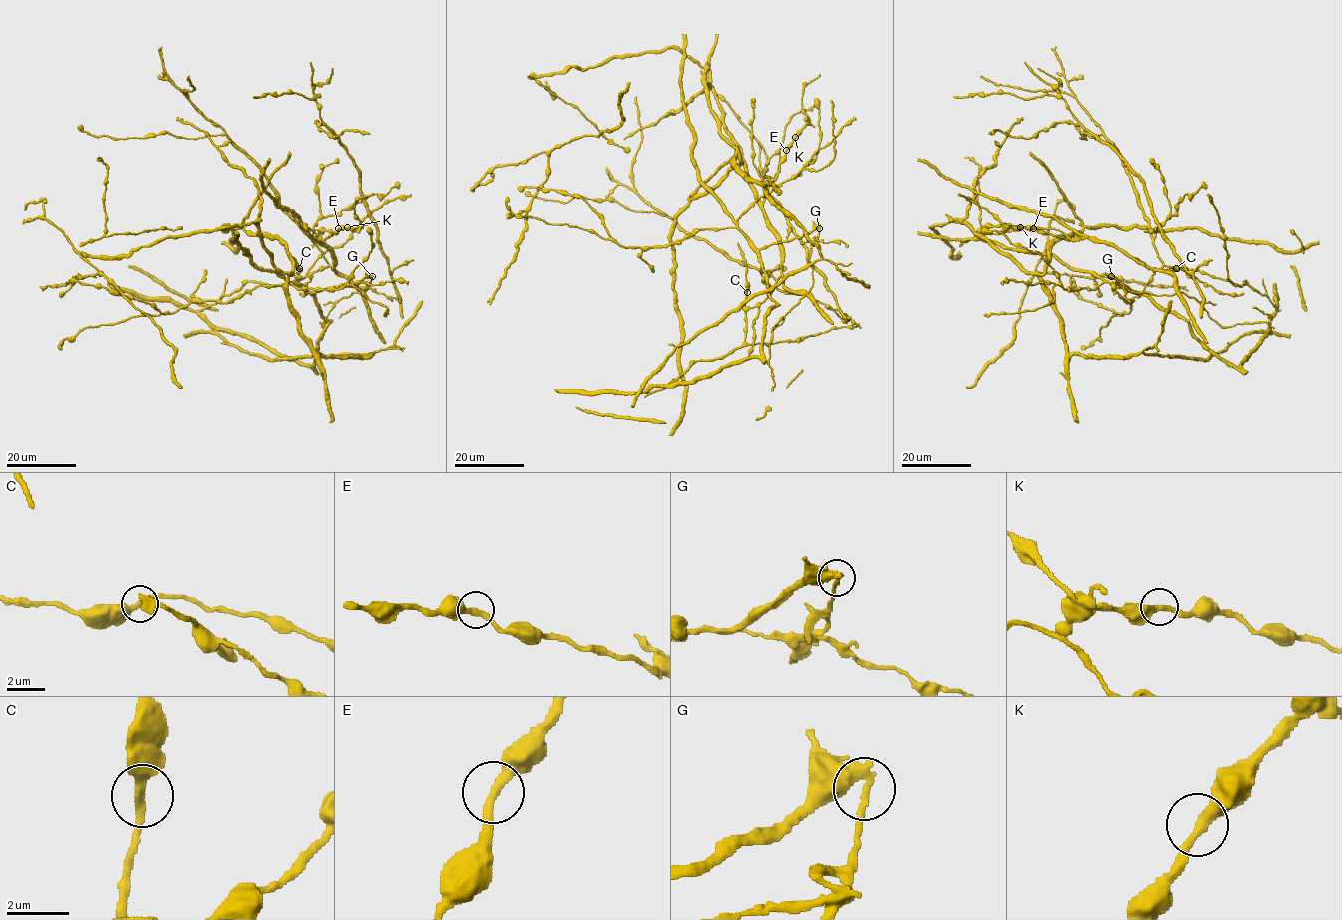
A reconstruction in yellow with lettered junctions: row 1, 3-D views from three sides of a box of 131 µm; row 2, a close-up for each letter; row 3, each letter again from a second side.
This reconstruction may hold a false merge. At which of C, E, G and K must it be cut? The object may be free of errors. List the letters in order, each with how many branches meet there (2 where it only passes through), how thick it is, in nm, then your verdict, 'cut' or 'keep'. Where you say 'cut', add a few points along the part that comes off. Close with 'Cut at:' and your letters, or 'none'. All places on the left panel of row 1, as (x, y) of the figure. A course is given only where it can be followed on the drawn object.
C: 2 branches meet; 280 nm thick; keep
E: 2 branches meet; 320 nm thick; keep
G: 2 branches meet; 280 nm thick; cut
K: 2 branches meet; 320 nm thick; keep
Cut at: G

